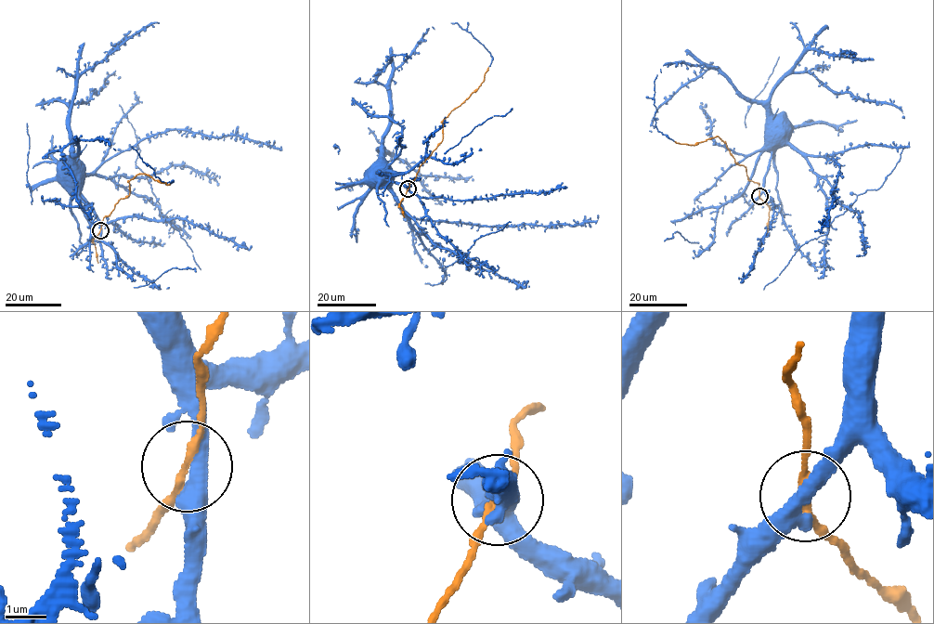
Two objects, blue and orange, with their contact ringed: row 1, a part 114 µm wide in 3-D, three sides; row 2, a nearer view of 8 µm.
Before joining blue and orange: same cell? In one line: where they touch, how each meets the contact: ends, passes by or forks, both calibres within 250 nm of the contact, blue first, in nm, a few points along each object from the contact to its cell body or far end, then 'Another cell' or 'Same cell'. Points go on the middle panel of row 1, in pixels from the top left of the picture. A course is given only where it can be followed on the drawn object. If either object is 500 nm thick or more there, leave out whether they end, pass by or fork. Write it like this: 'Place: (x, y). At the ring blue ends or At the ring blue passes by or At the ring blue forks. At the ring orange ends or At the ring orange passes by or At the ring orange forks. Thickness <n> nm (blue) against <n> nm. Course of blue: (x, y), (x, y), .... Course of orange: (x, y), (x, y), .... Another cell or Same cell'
Place: (408, 188). At the ring blue passes by. At the ring orange passes by. Thickness 420 nm (blue) against 150 nm. Course of blue: (408, 188), (402, 183), (386, 179), (378, 166). Course of orange: (408, 188), (420, 167), (442, 140), (442, 122), (479, 85), (488, 68). Same cell

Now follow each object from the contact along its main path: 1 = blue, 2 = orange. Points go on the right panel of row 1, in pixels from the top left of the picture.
1: (758, 196), (771, 152), (765, 145), (769, 130)
2: (758, 196), (758, 184), (748, 179), (745, 166), (734, 162), (721, 138), (718, 136), (691, 145), (675, 141)

